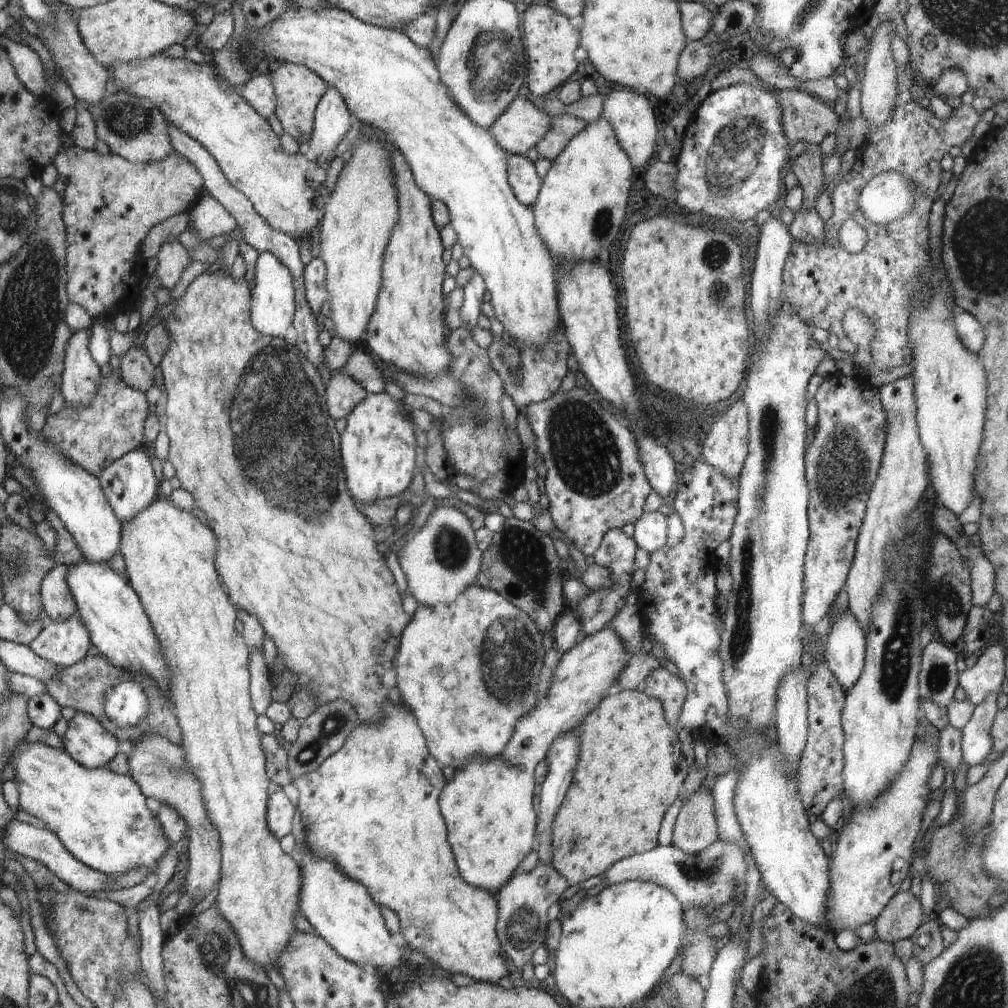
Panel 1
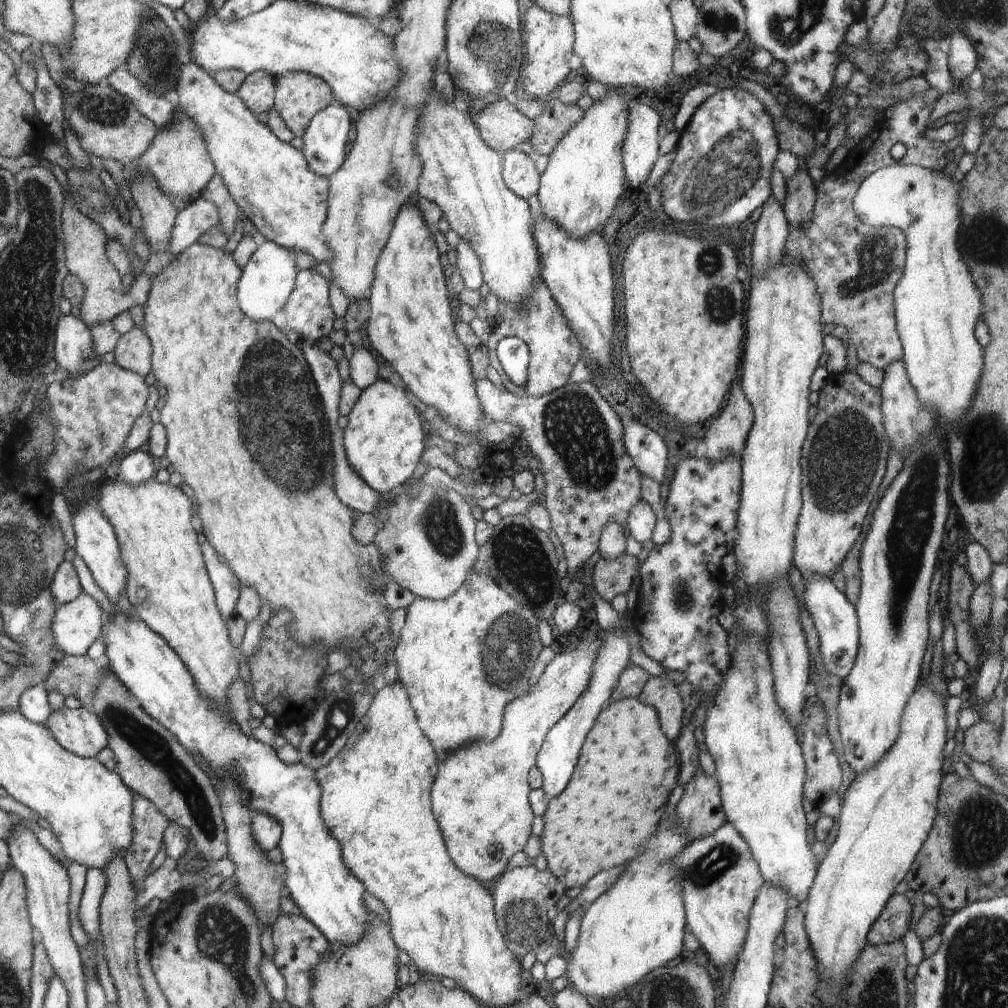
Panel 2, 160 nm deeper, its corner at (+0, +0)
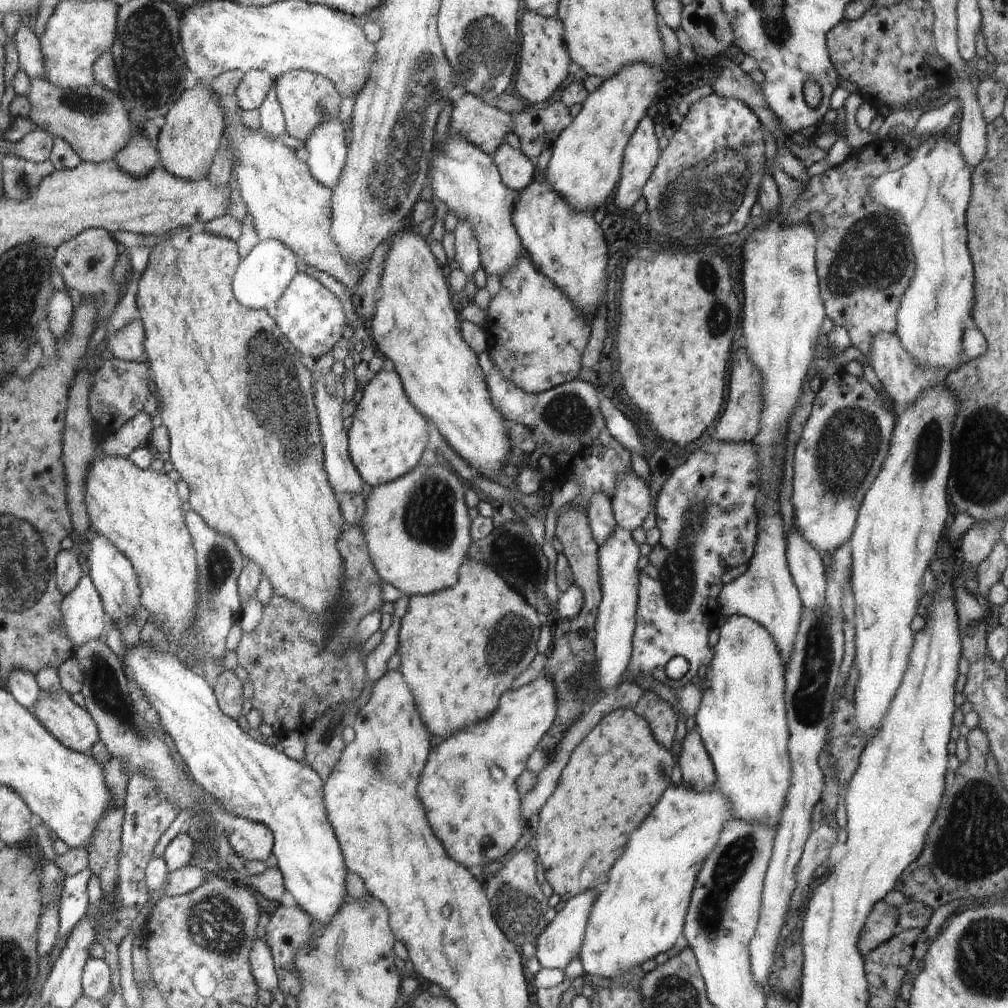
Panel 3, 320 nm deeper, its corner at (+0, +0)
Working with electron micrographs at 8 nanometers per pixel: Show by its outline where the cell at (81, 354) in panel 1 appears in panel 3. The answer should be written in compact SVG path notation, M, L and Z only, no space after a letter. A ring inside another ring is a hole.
M56 289L52 293L45 315L49 322L49 329L57 340L65 337L65 334L71 329L74 310L68 290L66 292Z

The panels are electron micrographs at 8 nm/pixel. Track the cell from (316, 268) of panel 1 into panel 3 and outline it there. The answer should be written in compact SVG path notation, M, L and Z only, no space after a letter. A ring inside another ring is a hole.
M302 272L288 285L282 298L278 300L272 313L280 330L298 348L301 354L307 354L315 361L332 350L332 346L342 338L342 328L346 324L342 304L330 290L326 290L318 280Z

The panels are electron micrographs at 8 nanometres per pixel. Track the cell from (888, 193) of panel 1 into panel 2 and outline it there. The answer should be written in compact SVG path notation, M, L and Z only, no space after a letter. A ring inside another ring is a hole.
M886 165L881 169L875 170L872 174L869 174L858 186L854 198L853 207L857 212L858 218L867 225L870 224L874 227L879 223L887 223L890 227L898 227L907 238L907 253L905 254L905 269L902 278L897 282L895 289L893 290L893 299L895 306L895 321L896 330L903 348L902 360L905 364L905 369L912 383L912 386L917 392L917 397L928 406L935 406L937 414L942 414L944 422L948 428L952 428L952 422L963 417L964 412L972 402L973 396L976 392L976 383L980 380L982 367L983 367L983 348L978 344L975 337L975 326L981 318L983 313L983 304L978 292L978 287L973 281L972 275L969 273L968 266L964 264L963 258L959 253L959 246L957 245L957 234L959 233L960 226L960 178L949 177L944 173L944 170L937 171L918 165Z

